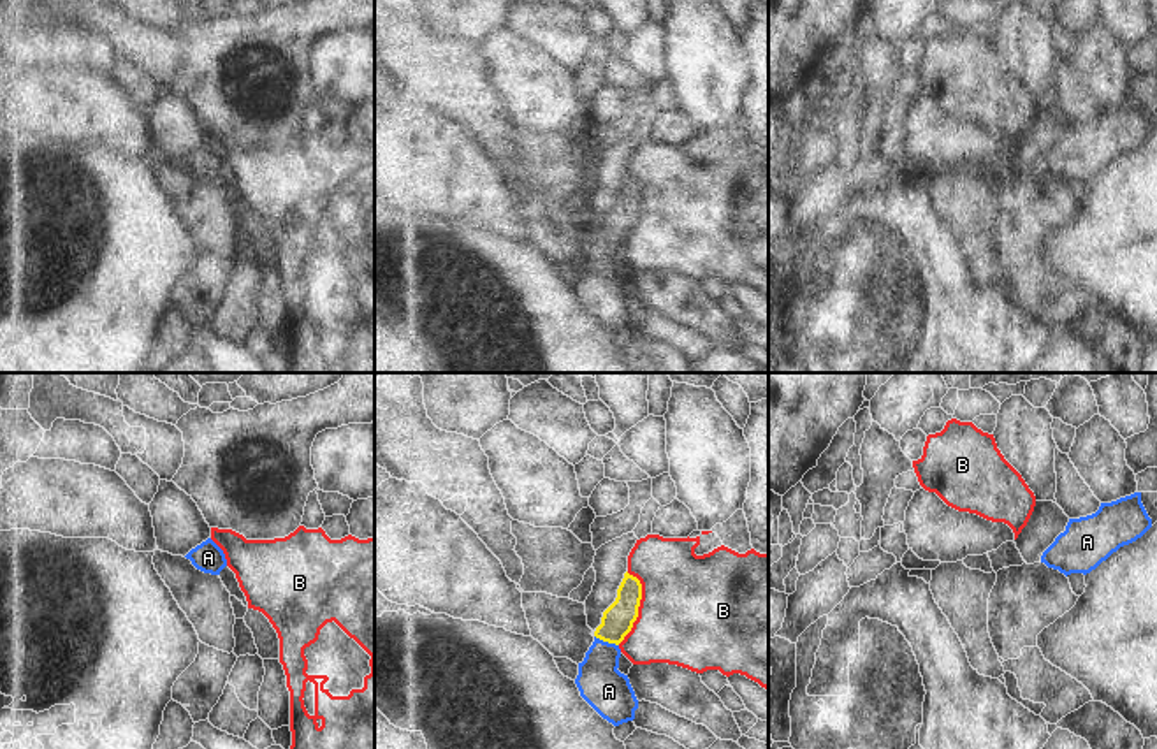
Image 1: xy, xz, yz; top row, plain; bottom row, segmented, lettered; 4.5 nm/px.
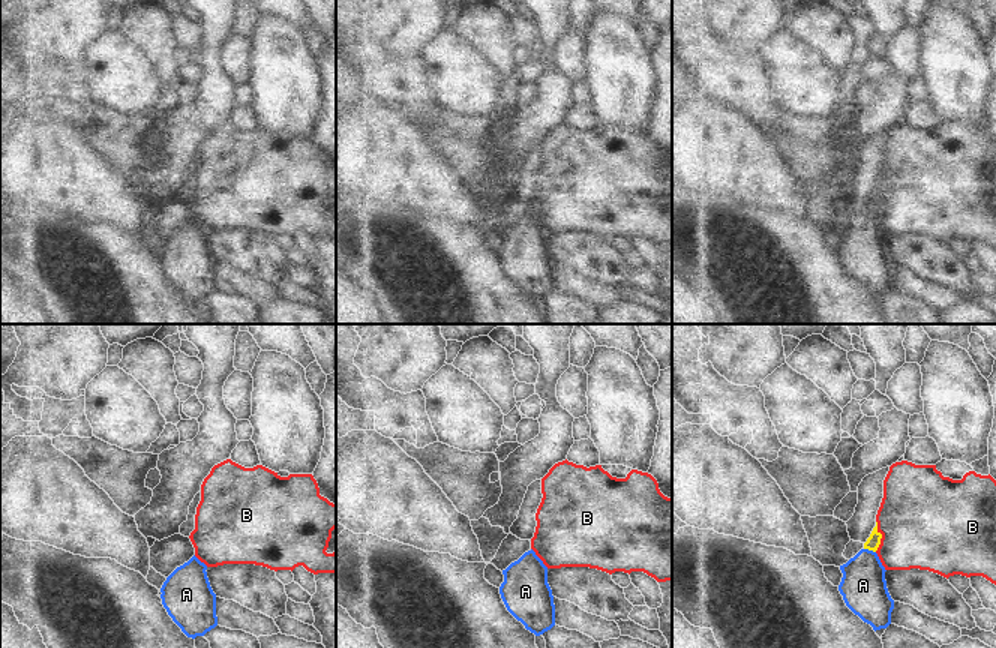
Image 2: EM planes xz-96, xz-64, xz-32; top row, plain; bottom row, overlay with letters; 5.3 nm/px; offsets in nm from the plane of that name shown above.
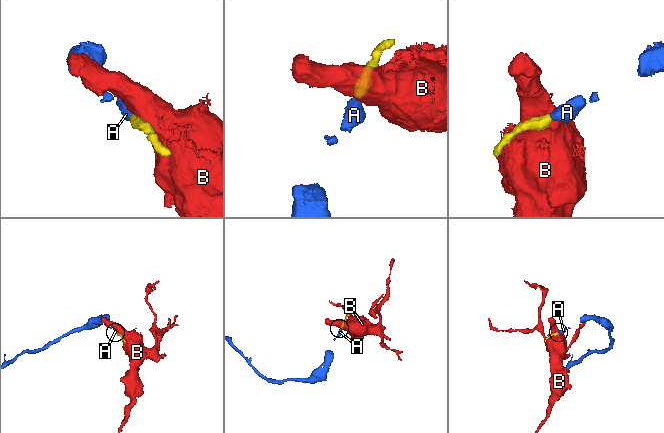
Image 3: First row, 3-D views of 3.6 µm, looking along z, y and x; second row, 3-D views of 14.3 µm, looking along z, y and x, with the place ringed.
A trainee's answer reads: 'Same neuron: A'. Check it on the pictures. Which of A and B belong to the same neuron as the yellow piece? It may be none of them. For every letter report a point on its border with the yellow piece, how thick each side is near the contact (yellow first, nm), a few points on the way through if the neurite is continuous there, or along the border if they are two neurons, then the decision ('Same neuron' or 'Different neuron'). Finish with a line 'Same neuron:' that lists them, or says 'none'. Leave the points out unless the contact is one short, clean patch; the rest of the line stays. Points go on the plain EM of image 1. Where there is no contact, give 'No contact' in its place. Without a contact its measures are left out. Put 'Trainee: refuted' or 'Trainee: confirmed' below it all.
A: Touches yellow at xz (607, 247). Thickness 150 nm (yellow) against 200 nm. Path across: xz (618, 225), (607, 247), (609, 298). Same neuron
B: Touches yellow at xz (639, 211). Thickness 150 nm (yellow) against 500 nm. Different neuron
Same neuron: A
Trainee: confirmed

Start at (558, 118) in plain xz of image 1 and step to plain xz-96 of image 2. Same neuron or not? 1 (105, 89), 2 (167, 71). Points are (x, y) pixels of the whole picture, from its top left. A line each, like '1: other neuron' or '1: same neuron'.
1: same neuron
2: other neuron

